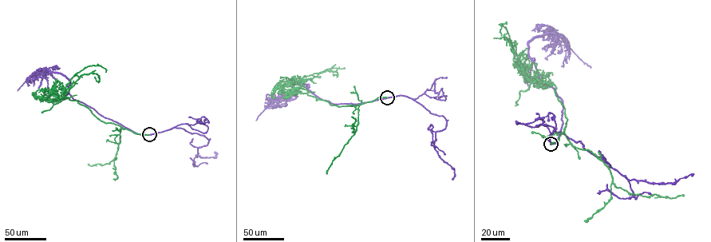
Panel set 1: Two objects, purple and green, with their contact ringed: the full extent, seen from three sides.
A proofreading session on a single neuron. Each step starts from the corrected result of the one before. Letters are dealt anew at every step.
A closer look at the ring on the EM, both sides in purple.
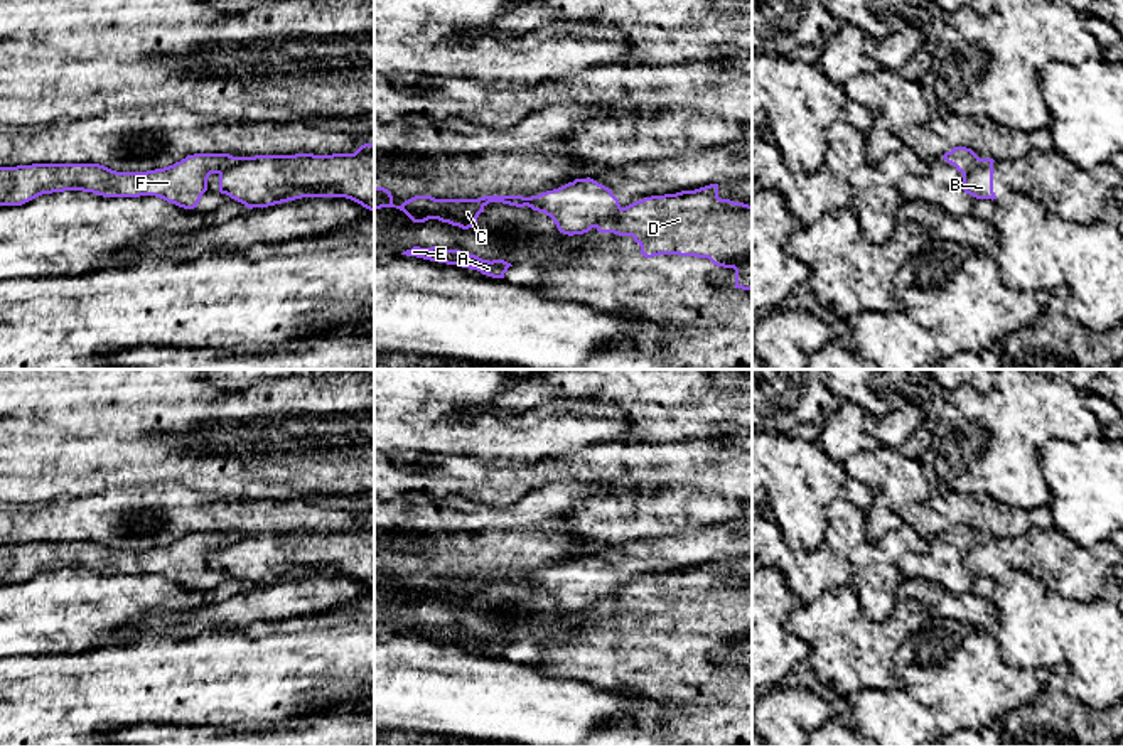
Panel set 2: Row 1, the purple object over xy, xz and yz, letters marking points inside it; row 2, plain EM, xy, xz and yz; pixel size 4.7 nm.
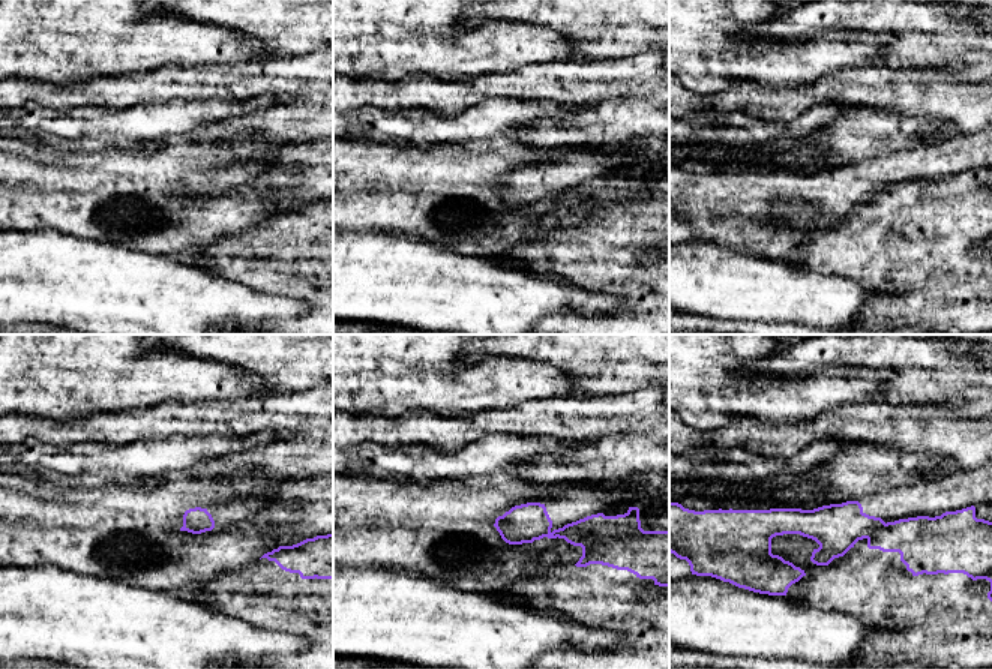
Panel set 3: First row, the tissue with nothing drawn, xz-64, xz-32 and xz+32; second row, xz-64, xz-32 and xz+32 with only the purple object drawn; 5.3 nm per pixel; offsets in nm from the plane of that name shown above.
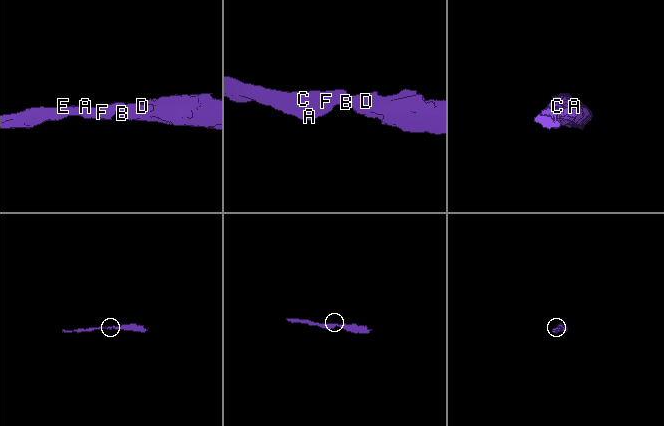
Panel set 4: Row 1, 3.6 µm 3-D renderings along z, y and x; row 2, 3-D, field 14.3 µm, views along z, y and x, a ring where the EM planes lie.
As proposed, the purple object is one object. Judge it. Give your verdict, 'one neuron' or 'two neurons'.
two neurons

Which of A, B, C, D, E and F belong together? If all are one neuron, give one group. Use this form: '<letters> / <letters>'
A C E F / B D

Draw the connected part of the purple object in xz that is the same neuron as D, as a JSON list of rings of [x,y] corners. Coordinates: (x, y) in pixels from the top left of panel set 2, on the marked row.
[[[718,184],[651,196],[617,209],[599,233],[632,236],[646,258],[708,258],[735,270],[735,288],[752,290],[752,206],[718,197]]]

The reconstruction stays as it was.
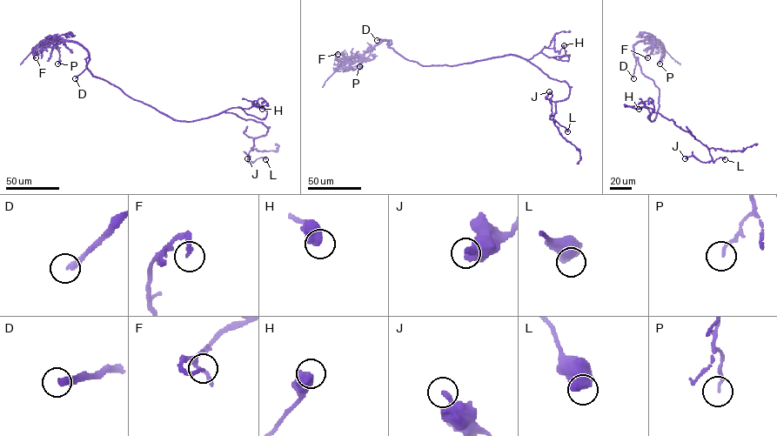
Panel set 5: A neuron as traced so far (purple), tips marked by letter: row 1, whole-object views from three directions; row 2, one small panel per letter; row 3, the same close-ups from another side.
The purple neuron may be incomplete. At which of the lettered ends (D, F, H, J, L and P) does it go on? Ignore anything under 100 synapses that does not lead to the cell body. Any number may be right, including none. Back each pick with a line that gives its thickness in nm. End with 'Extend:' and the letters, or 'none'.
D: calibre 300 nm
Extend: D

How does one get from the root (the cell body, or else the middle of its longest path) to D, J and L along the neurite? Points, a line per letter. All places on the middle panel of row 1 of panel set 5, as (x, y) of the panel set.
D: (472, 62), (422, 65), (389, 47), (391, 42), (387, 44), (389, 42), (377, 40)
J: (472, 62), (513, 55), (549, 77), (565, 81), (568, 97), (555, 103), (550, 118), (549, 91)
L: (472, 62), (513, 55), (549, 77), (565, 81), (568, 97), (555, 103), (550, 118), (567, 131)

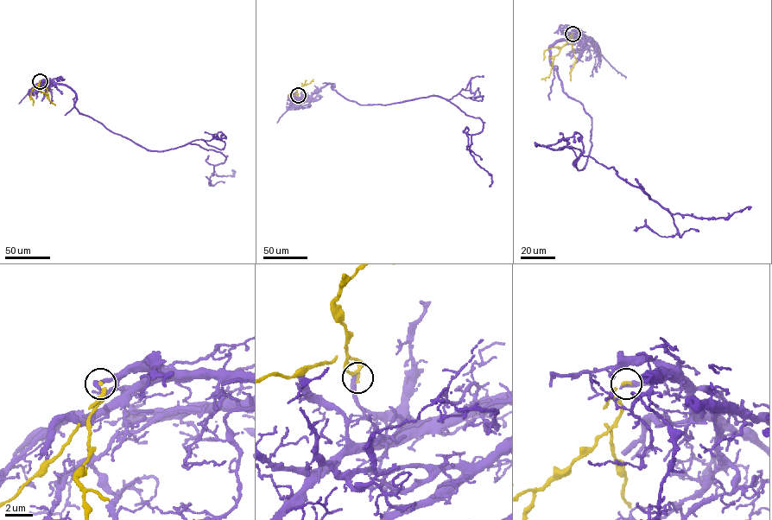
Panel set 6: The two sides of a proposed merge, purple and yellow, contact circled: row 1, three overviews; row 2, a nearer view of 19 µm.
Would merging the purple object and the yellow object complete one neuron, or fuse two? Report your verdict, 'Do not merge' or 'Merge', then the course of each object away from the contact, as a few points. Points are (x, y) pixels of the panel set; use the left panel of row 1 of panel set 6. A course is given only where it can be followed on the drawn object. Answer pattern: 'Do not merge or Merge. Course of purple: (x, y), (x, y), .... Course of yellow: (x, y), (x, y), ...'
Do not merge. Course of purple: (40, 81), (67, 85), (79, 113), (147, 149), (195, 143), (225, 157), (212, 174), (233, 175), (232, 170). Course of yellow: (40, 81), (39, 90), (55, 104)

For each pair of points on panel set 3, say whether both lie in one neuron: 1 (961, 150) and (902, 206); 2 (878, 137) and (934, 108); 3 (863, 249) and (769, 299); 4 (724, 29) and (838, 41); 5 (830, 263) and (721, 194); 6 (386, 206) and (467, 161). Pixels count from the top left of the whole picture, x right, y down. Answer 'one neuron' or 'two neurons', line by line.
1: two neurons
2: one neuron
3: two neurons
4: one neuron
5: two neurons
6: one neuron

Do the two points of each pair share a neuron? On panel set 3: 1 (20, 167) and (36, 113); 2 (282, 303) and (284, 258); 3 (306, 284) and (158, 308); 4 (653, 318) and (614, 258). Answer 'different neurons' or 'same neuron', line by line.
1: different neurons
2: different neurons
3: different neurons
4: same neuron

